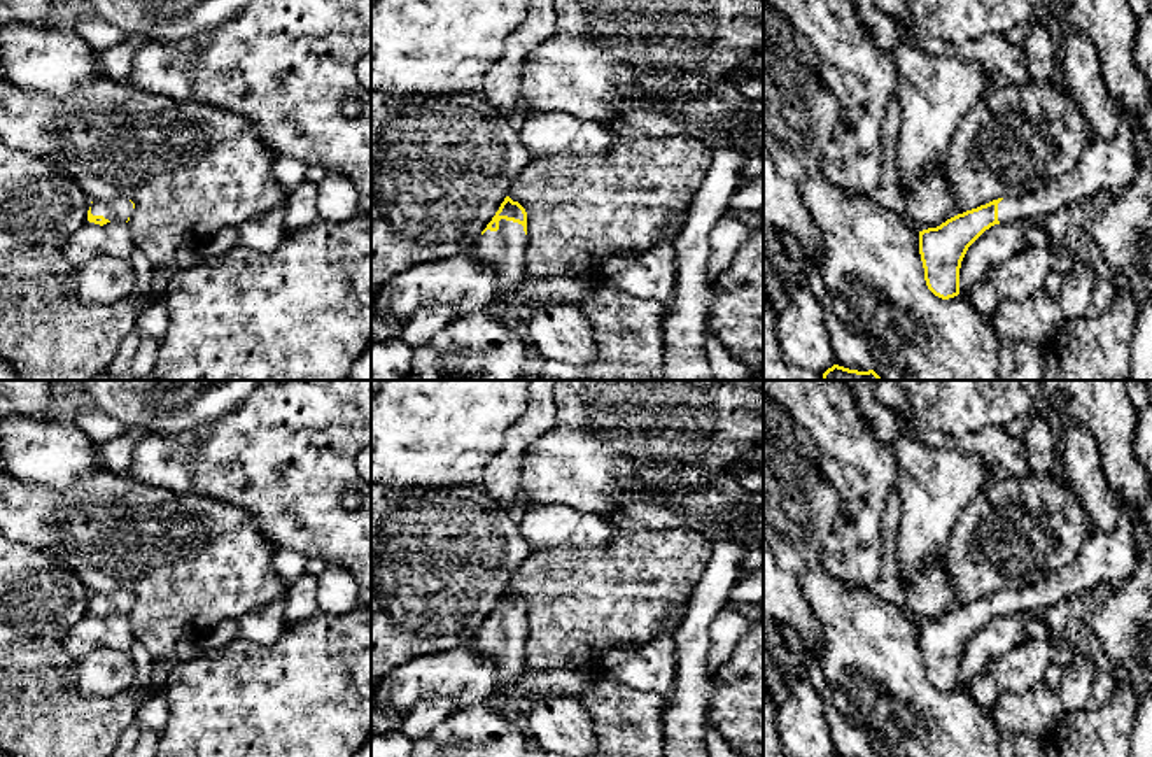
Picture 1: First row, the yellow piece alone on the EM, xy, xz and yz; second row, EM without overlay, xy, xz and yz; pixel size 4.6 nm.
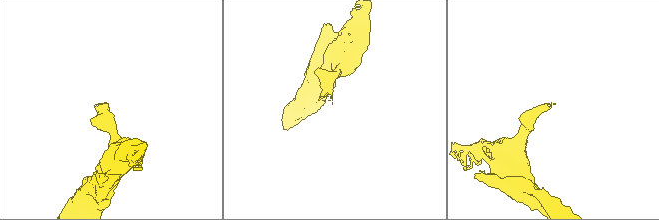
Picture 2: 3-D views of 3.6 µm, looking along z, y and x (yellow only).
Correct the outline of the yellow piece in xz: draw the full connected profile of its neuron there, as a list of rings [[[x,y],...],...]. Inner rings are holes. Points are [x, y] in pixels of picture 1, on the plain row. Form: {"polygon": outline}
{"polygon": [[[506,589],[473,641],[495,666],[497,690],[490,703],[497,708],[516,692],[515,682],[527,673],[525,636],[527,605]]]}

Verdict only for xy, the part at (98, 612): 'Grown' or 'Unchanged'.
Grown

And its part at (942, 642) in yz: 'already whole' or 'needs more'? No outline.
needs more

